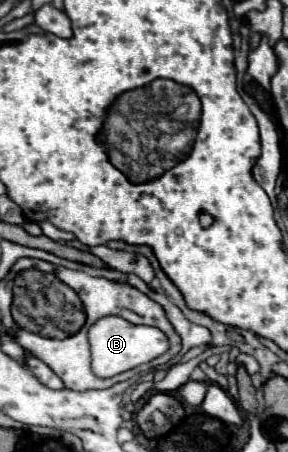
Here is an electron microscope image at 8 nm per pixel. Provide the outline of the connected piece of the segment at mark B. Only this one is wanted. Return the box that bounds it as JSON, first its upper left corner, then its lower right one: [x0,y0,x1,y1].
[90,317,170,377]

